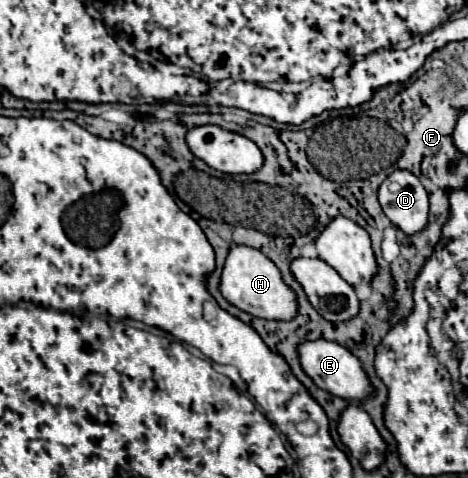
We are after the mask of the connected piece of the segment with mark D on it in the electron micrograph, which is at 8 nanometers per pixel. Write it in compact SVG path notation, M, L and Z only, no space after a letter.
M394 171L380 185L378 201L386 217L406 235L416 235L428 225L428 193L410 171Z

